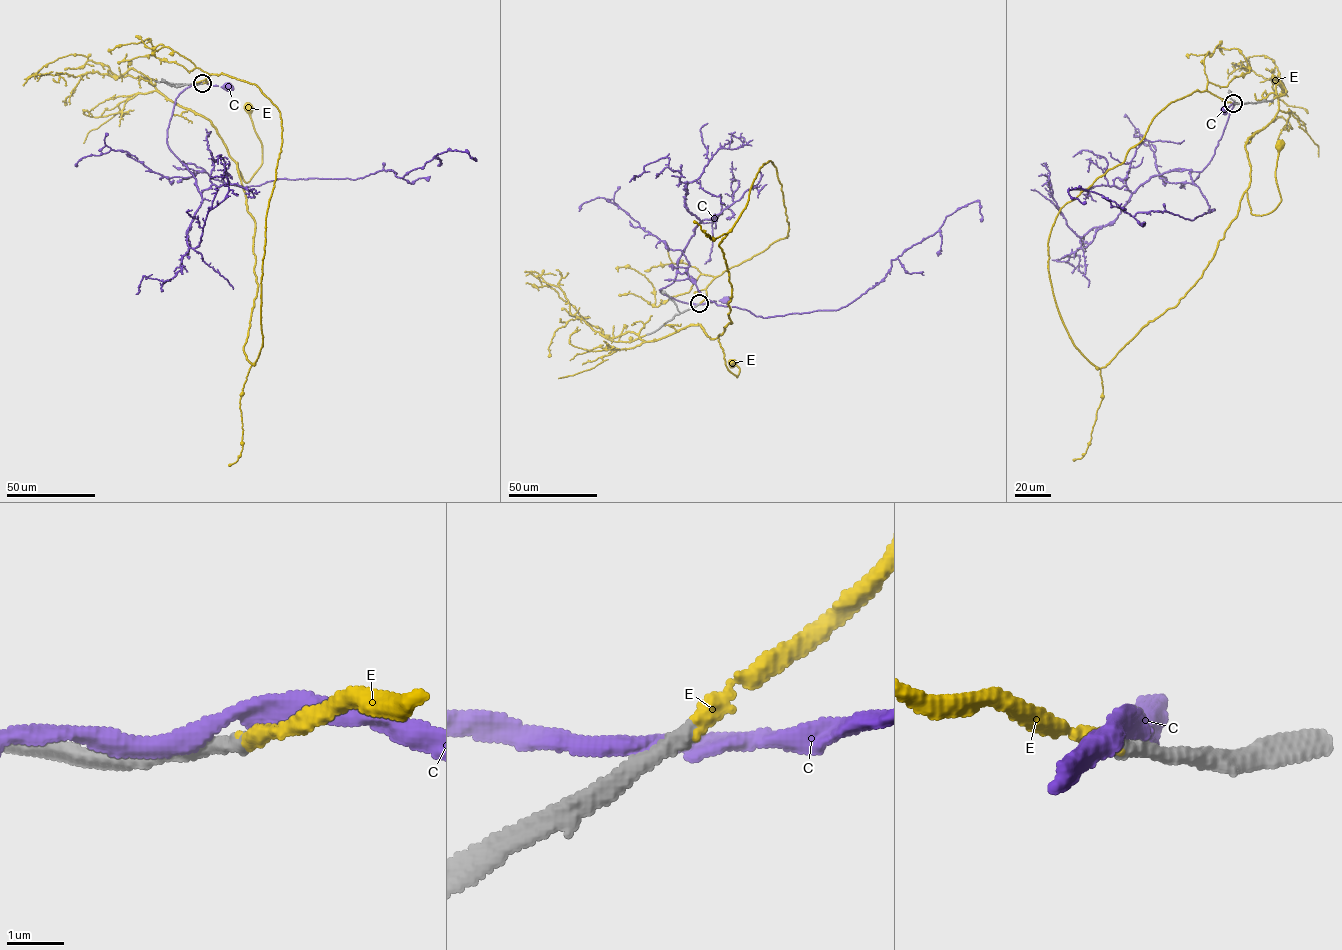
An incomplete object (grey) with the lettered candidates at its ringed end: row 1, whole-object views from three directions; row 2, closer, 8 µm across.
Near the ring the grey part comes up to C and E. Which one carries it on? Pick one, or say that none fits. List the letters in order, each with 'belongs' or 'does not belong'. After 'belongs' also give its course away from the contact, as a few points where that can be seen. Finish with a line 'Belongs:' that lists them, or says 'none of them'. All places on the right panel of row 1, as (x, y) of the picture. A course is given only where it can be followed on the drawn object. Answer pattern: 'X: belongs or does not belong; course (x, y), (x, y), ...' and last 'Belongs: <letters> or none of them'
C: does not belong
E: belongs; course (1233, 103), (1171, 102), (1060, 209), (1048, 271), (1083, 356), (1178, 303), (1245, 191), (1272, 211), (1280, 144)
Belongs: E

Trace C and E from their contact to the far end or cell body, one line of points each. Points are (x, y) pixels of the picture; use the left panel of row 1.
C: (200, 83), (228, 87)
E: (201, 83), (256, 84), (281, 120), (252, 364), (255, 223), (236, 163), (247, 182), (262, 144), (246, 108)

